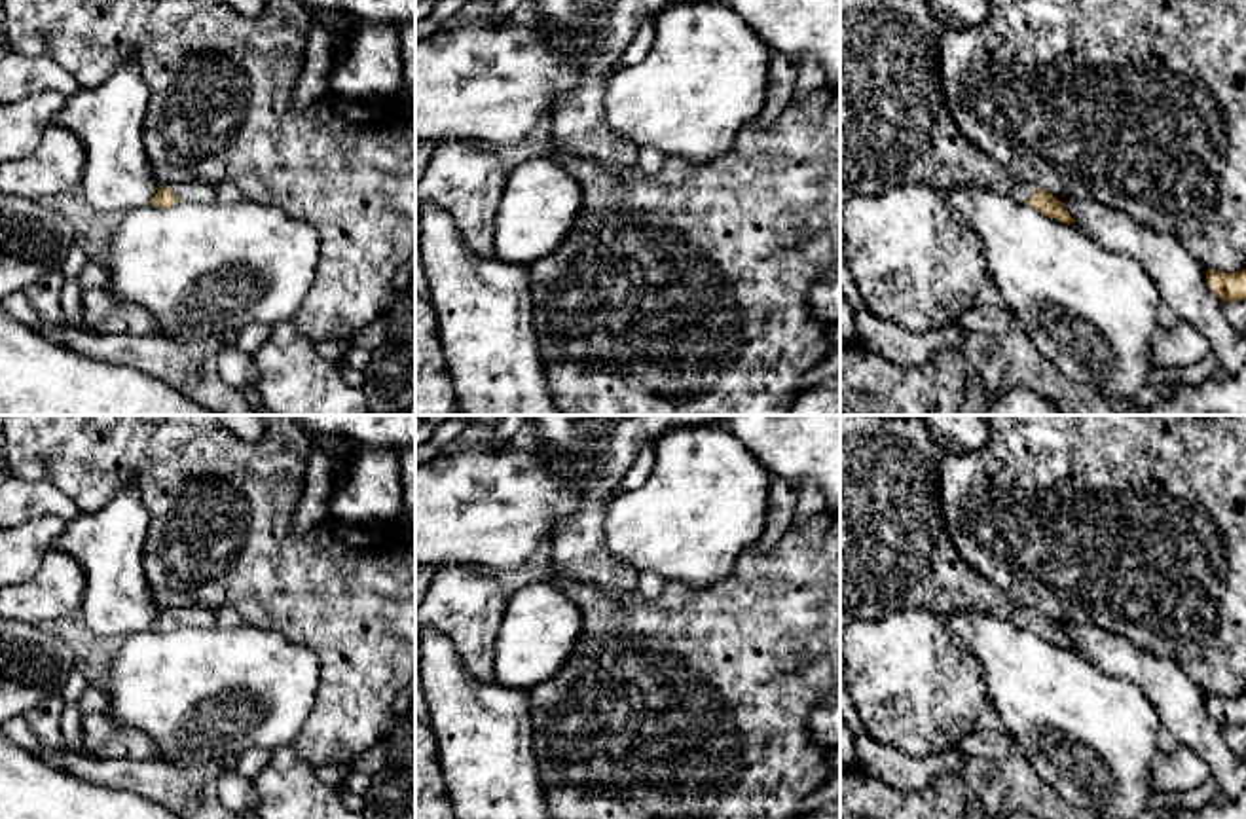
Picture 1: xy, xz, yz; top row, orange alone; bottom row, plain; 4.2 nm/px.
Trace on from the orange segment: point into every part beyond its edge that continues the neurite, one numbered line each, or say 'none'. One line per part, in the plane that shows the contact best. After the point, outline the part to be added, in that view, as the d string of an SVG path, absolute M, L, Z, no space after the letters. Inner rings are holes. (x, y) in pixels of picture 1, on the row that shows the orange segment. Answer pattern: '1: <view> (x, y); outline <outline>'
1: xy (184, 192); outline M184 182L171 186L171 191L178 199L178 203L197 201L211 203L216 199L216 188L201 182Z

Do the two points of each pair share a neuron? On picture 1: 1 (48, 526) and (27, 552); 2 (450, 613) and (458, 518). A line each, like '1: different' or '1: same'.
1: same
2: different

